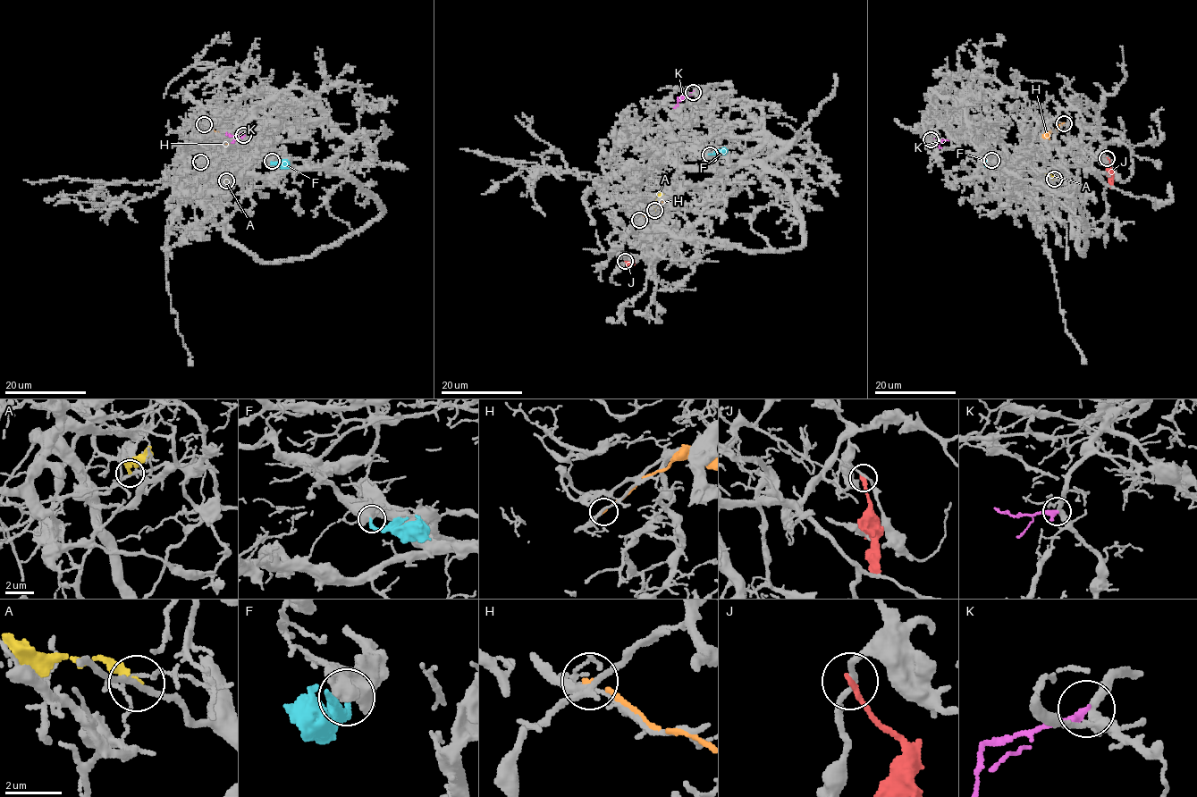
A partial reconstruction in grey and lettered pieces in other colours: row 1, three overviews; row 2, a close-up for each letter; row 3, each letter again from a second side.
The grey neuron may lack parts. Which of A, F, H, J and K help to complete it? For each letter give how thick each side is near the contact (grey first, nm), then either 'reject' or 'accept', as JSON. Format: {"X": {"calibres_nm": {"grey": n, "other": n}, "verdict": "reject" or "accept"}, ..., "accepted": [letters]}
{"A": {"calibres_nm": {"grey": 190, "other": 240}, "verdict": "reject"}, "F": {"calibres_nm": {"grey": 440, "other": 240}, "verdict": "accept"}, "H": {"calibres_nm": {"grey": 240, "other": 150}, "verdict": "reject"}, "J": {"calibres_nm": {"grey": 190, "other": 240}, "verdict": "reject"}, "K": {"calibres_nm": {"grey": 360, "other": 340}, "verdict": "reject"}, "accepted": ["F"]}

